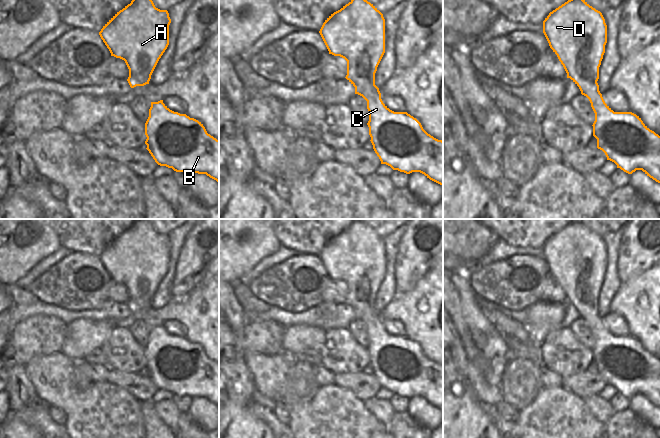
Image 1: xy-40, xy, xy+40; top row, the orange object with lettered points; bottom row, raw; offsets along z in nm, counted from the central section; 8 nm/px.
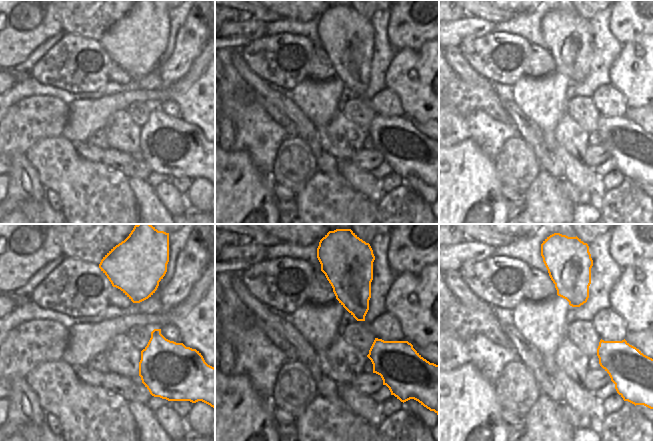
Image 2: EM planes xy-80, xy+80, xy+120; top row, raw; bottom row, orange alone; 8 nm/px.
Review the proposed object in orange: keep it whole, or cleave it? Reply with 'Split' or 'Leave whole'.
Leave whole

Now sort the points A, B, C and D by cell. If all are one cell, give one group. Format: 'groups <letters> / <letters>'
groups A B C D

